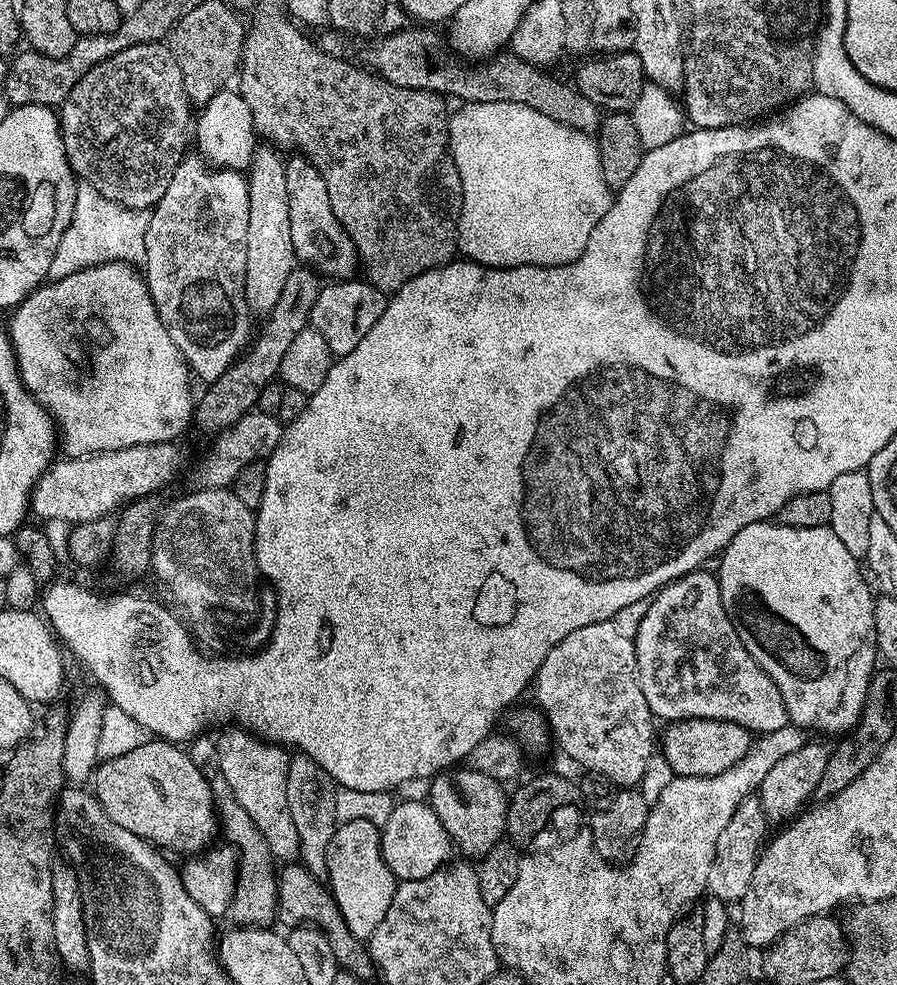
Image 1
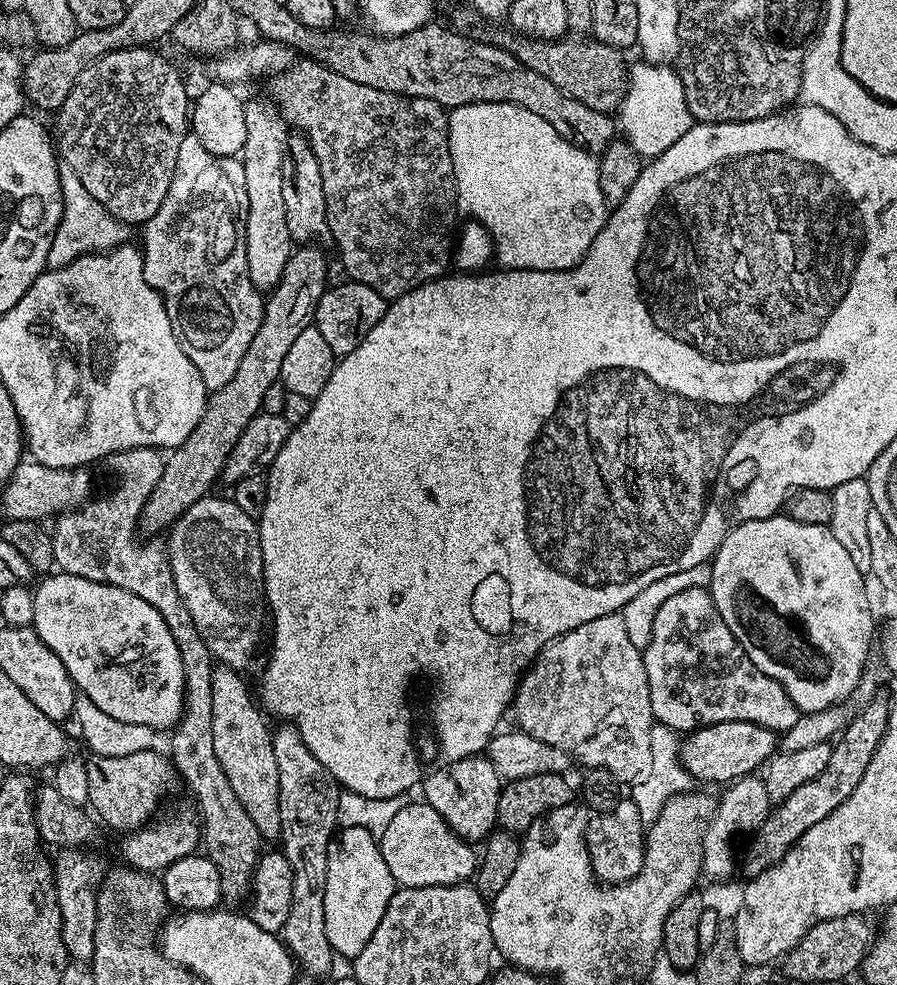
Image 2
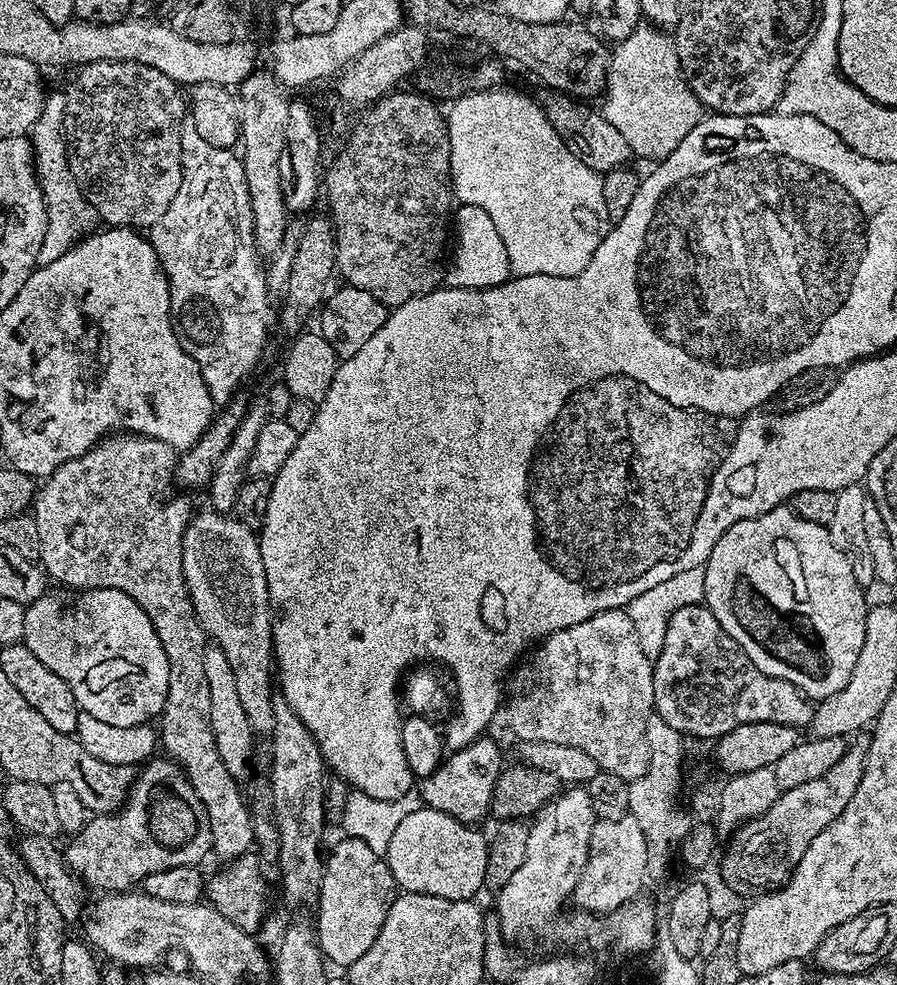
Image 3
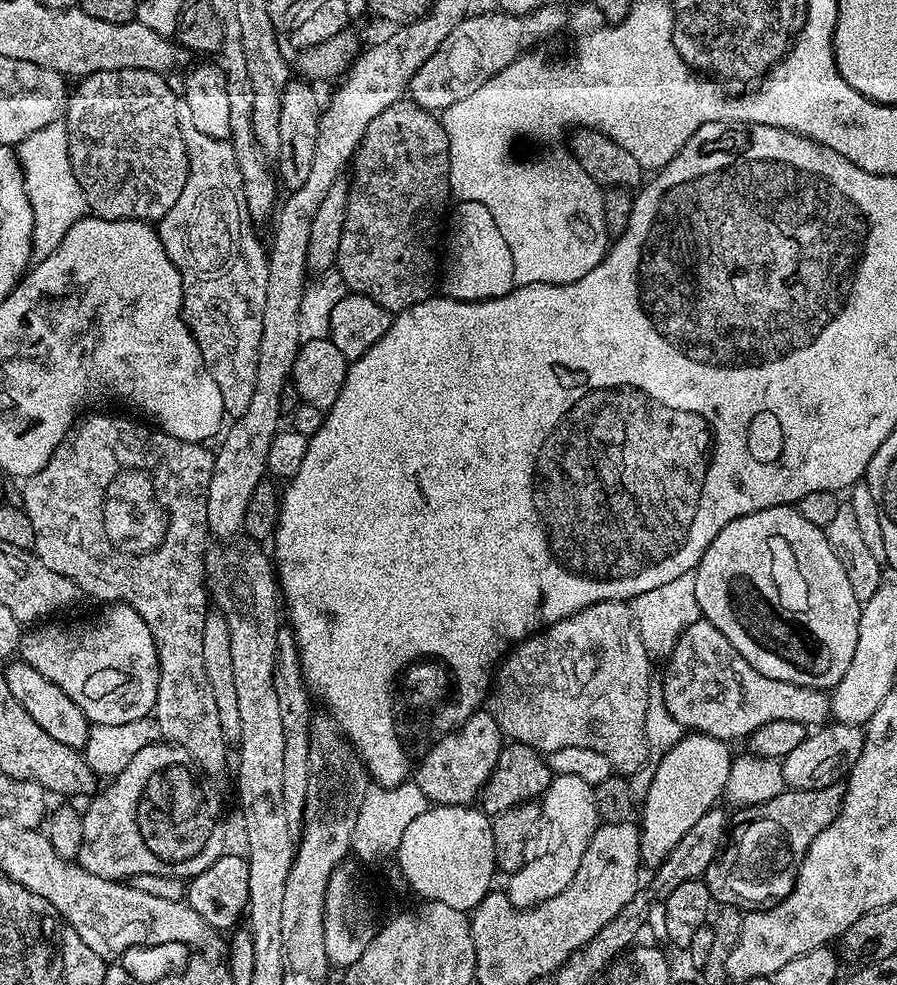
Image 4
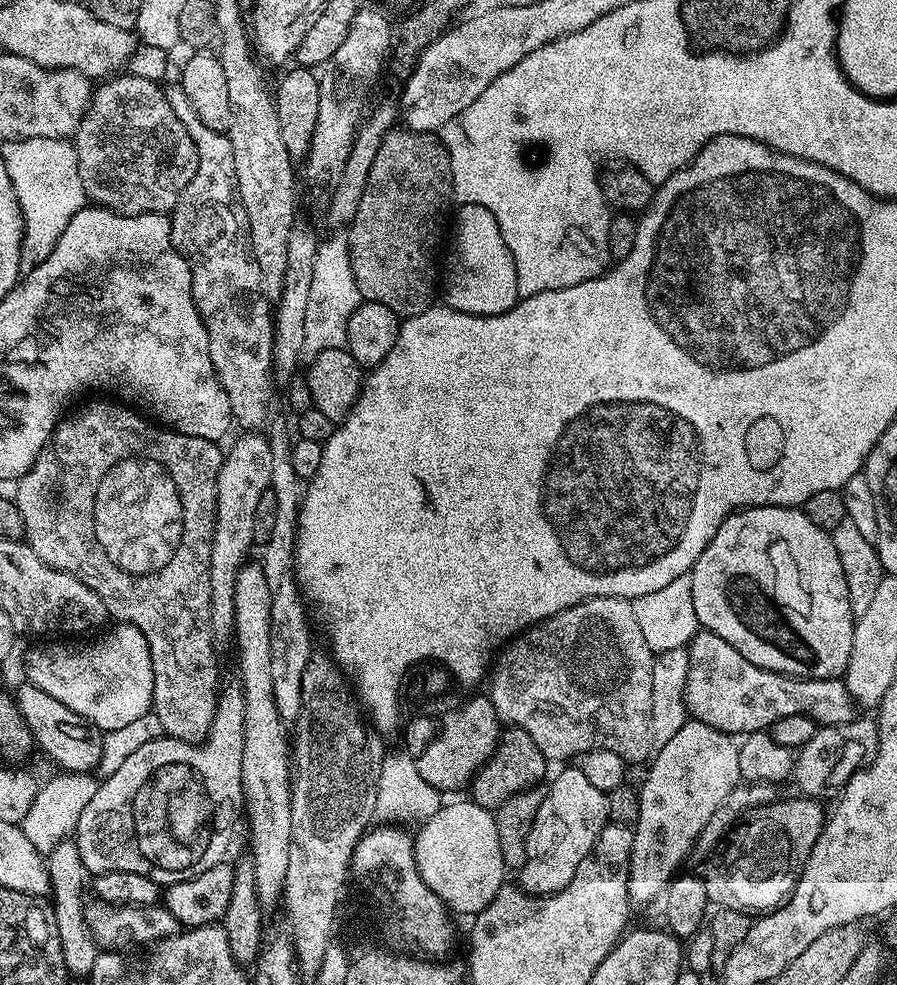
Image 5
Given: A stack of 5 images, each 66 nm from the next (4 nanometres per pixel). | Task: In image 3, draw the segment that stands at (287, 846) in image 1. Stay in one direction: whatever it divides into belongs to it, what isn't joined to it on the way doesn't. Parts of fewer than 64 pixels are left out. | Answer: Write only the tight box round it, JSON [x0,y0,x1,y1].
[203,646,258,782]

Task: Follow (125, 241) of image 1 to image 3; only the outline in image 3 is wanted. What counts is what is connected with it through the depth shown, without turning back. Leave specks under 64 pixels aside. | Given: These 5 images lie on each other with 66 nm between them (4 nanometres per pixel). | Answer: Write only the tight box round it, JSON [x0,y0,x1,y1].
[30,95,98,264]

